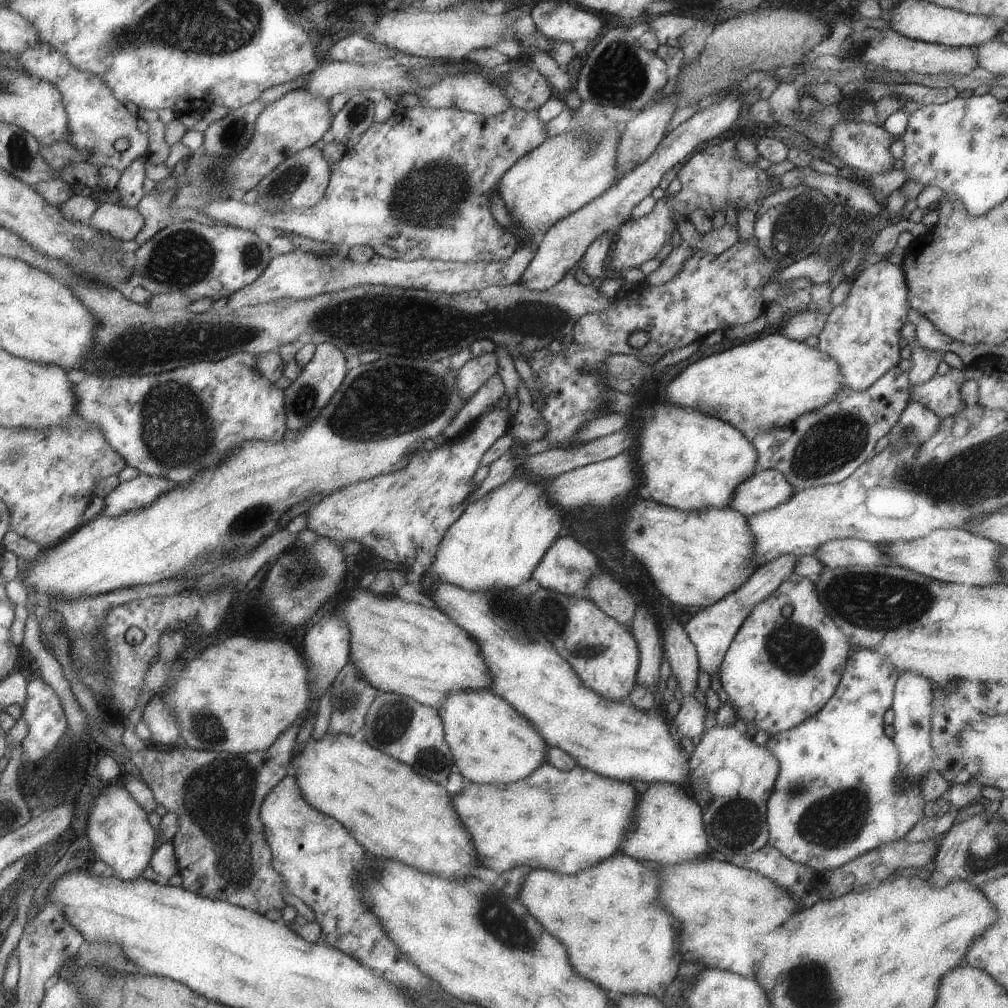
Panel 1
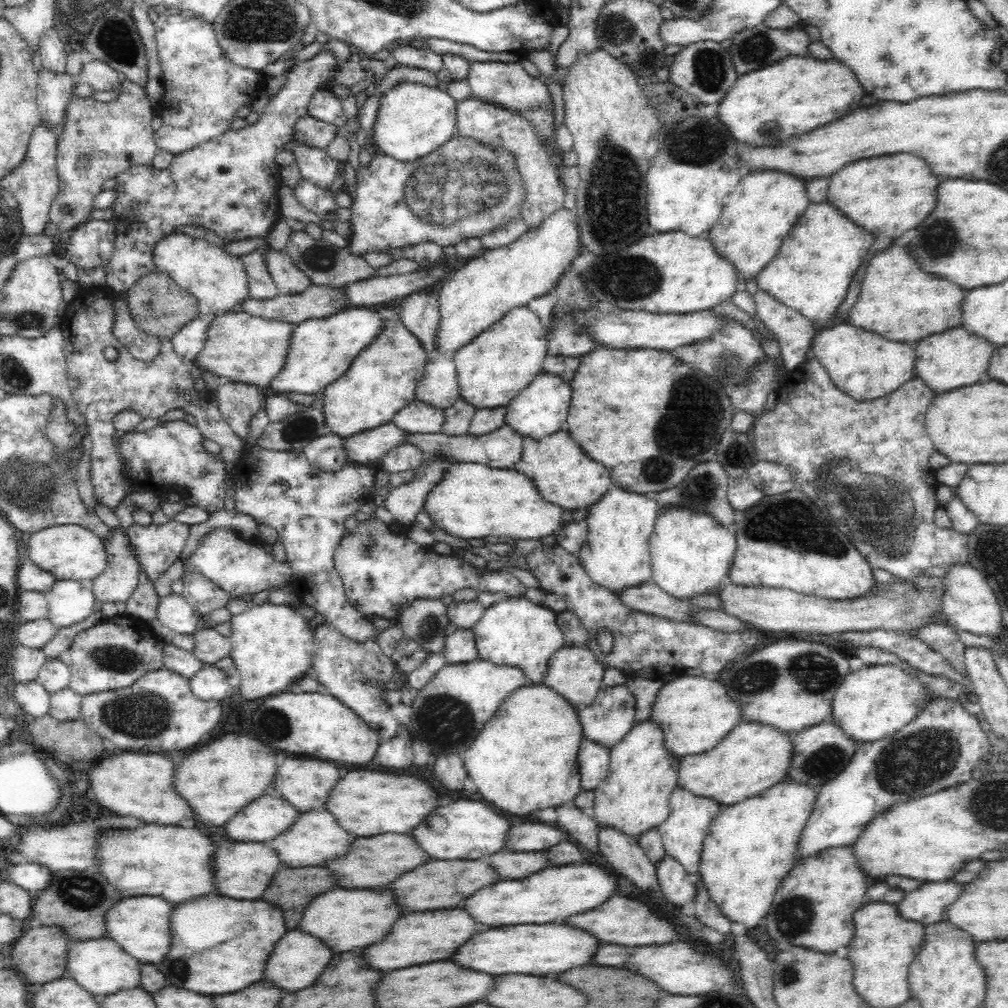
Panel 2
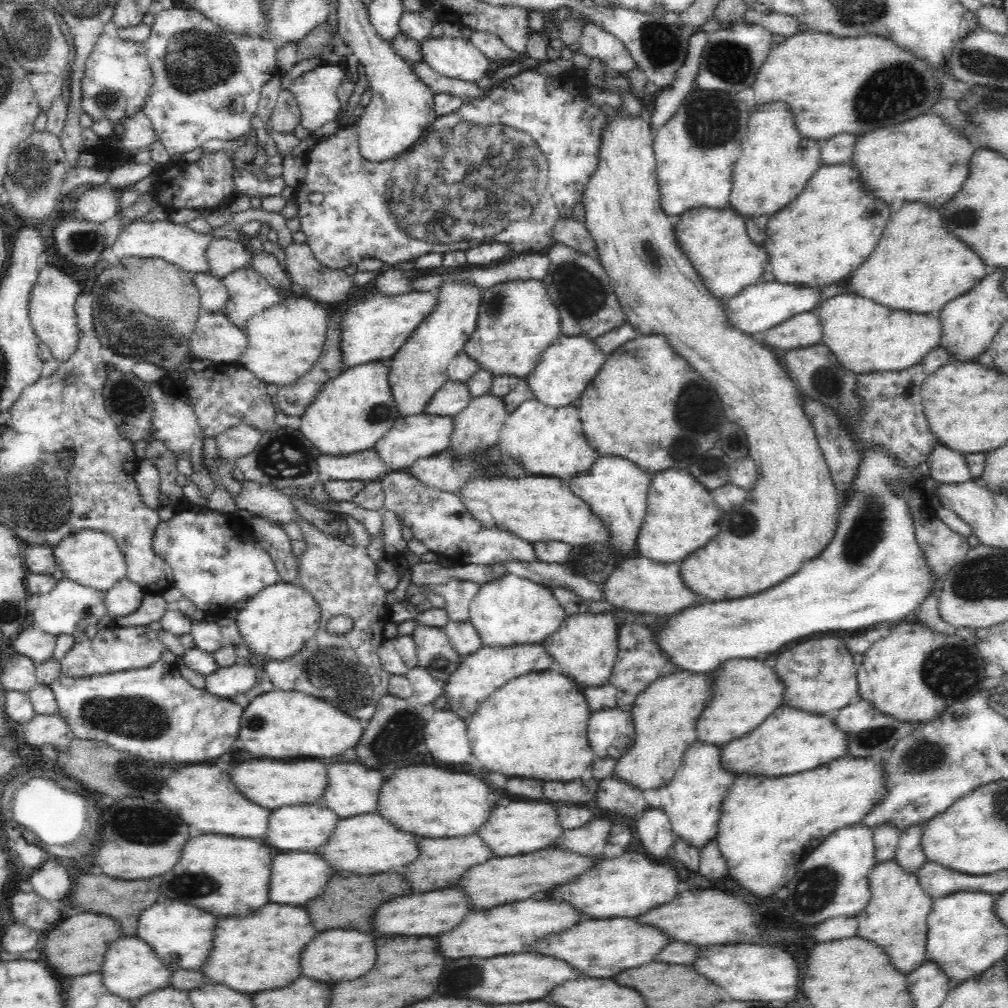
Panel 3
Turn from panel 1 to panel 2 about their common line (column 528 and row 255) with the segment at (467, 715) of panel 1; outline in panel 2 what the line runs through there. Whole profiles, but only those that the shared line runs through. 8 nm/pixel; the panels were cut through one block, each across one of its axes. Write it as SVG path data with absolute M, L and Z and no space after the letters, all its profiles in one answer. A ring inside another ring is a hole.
M766 171L744 175L723 203L722 214L707 238L714 250L734 267L736 292L746 291L746 284L757 280L762 270L776 258L782 242L811 201L803 180L785 172Z

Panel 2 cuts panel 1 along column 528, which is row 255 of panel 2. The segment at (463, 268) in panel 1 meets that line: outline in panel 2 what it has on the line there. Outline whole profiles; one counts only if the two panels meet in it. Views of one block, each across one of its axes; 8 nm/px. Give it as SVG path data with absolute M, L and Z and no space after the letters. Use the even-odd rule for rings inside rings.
M266 242L258 245L252 252L240 256L246 267L252 299L268 300L279 296L279 288L270 274L268 263L266 263L266 256L270 250L273 248Z

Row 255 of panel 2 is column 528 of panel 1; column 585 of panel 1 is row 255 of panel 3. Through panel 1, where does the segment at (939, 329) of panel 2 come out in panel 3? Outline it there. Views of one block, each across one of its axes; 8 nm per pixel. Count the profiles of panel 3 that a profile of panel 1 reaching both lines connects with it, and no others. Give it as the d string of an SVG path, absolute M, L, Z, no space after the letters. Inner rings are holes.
M924 203L904 204L900 212L894 212L890 216L883 232L874 254L852 272L846 282L849 292L864 299L894 308L894 311L911 312L916 315L938 315L945 304L977 287L986 275L982 258L970 252L970 248L966 248L964 244L958 244L958 240L954 240L954 236L950 236L946 228L942 228L940 212L936 212L935 208L926 207Z

